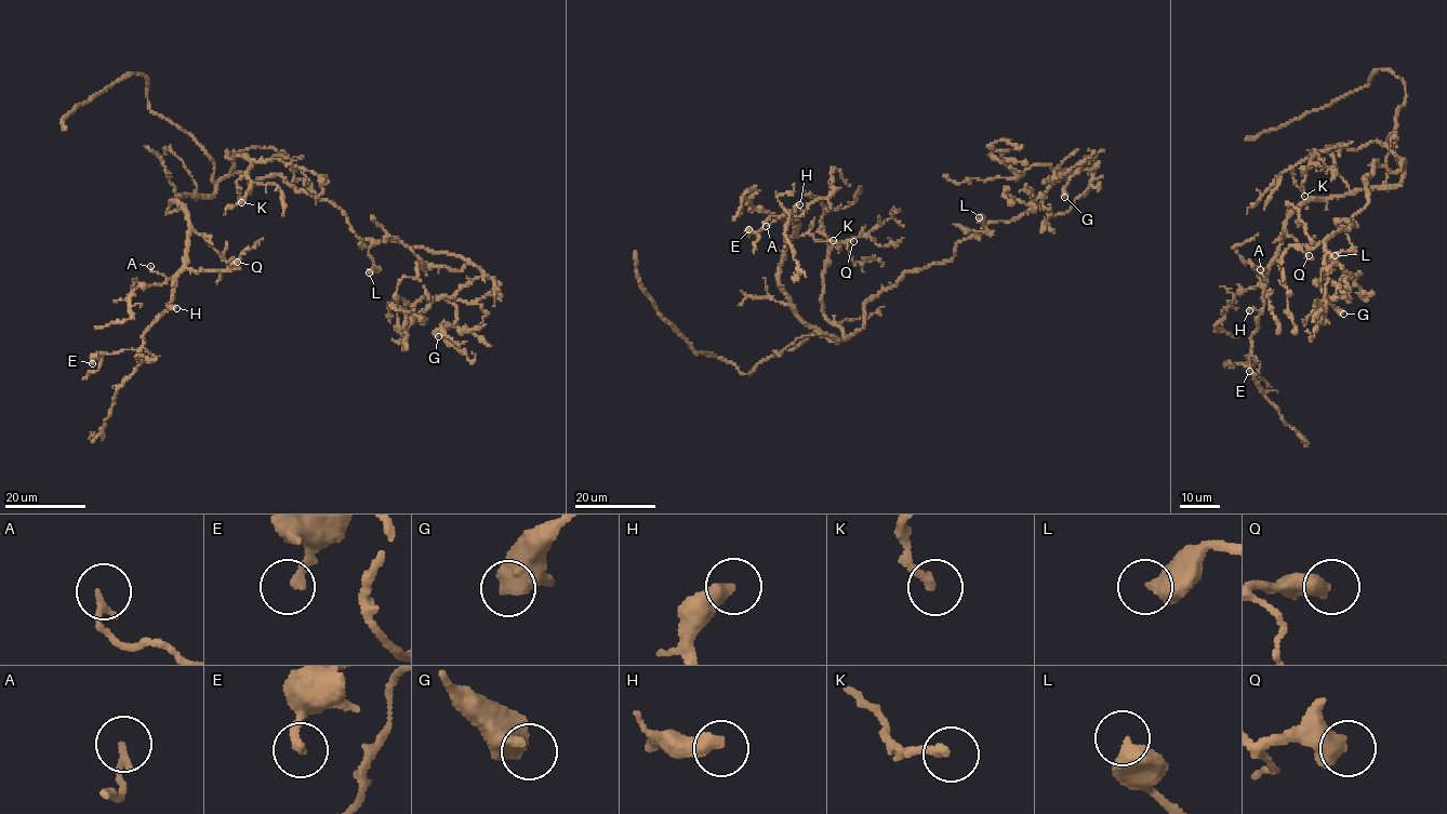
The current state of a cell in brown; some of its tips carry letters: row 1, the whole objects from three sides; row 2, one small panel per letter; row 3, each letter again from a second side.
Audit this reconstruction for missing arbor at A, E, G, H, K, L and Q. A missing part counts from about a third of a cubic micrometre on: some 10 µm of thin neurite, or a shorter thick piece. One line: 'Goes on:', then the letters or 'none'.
Goes on: none

